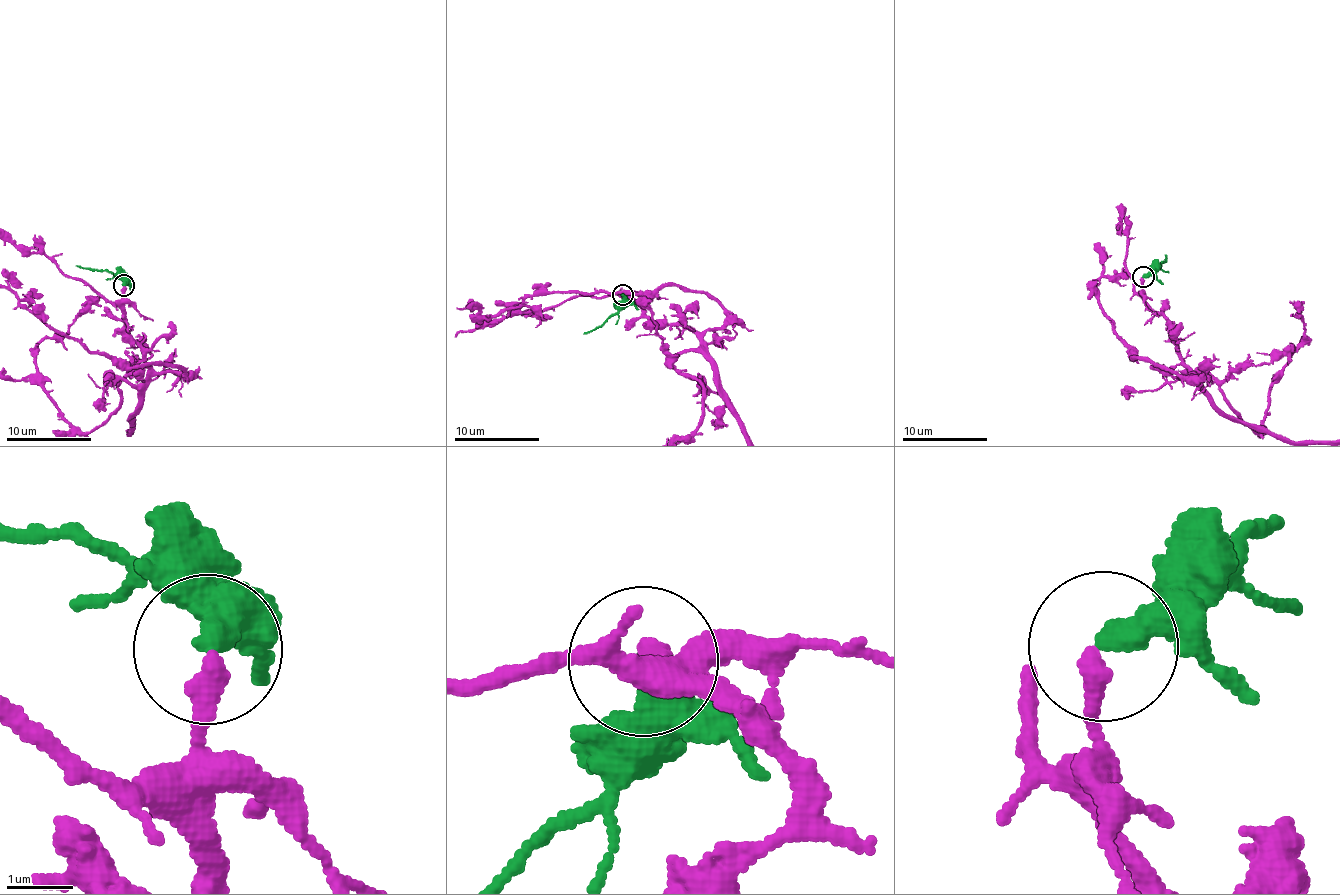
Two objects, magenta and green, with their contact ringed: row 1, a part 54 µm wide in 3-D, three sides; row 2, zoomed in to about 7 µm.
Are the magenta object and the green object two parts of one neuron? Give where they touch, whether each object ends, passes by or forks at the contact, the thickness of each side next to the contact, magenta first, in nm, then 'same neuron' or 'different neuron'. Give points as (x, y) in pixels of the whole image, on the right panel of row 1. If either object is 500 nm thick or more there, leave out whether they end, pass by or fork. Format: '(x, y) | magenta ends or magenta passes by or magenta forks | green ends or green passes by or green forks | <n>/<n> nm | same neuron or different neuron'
(1143, 277) | magenta ends | green ends | 320/380 nm | same neuron

